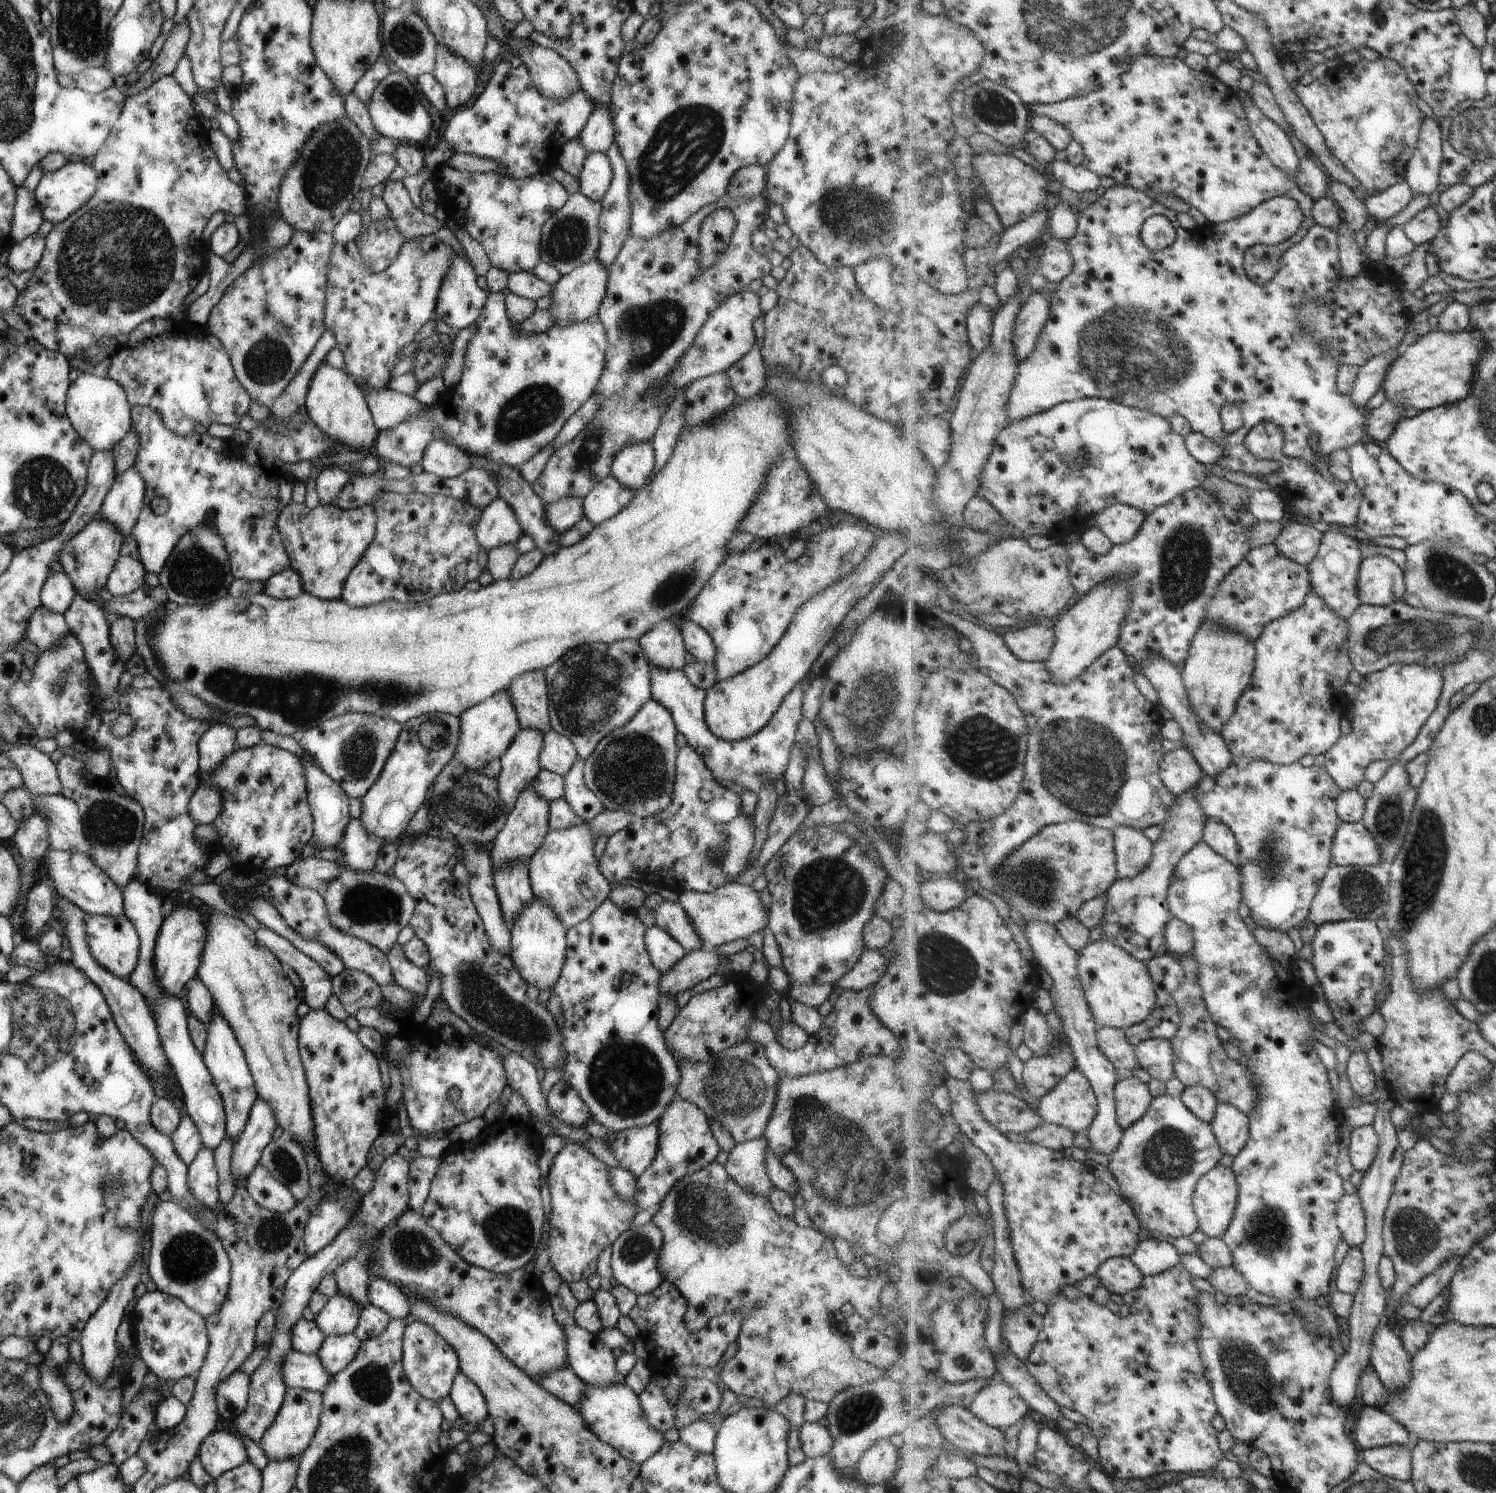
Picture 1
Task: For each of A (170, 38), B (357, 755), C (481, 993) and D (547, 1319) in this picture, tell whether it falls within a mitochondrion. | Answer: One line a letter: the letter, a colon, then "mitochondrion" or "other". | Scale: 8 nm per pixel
A: other
B: mitochondrion
C: mitochondrion
D: other

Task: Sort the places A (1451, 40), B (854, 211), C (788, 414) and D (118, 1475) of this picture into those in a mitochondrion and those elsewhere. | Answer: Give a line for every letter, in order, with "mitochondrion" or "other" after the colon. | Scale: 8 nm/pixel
A: other
B: mitochondrion
C: other
D: other

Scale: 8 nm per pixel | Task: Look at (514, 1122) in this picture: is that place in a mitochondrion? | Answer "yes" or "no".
no

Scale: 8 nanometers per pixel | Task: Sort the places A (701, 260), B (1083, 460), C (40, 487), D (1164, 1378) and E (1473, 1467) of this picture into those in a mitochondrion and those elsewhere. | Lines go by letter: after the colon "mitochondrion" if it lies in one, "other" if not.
A: other
B: mitochondrion
C: mitochondrion
D: other
E: mitochondrion

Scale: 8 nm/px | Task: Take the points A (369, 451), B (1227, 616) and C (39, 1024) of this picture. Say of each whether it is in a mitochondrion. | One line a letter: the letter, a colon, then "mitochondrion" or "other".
A: other
B: mitochondrion
C: mitochondrion

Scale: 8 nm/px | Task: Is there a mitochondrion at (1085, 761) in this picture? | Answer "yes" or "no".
yes

